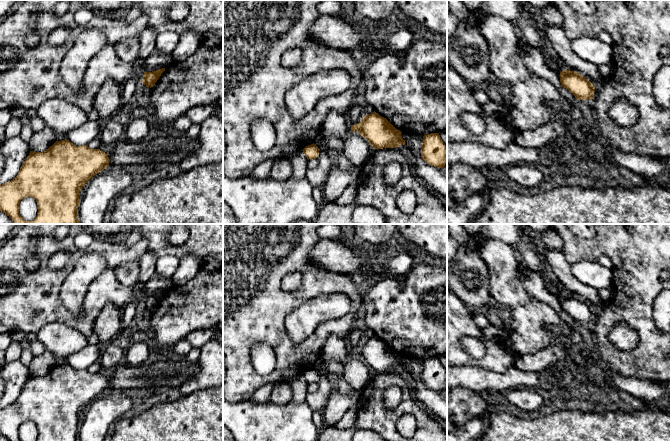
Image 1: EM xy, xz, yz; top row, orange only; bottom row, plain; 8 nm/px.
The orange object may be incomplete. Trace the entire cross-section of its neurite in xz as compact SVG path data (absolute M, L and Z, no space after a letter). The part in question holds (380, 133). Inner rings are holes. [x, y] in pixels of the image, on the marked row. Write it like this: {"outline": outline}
{"outline": "M375 111L363 116L358 124L351 125L350 132L354 131L366 138L373 149L397 148L399 145L405 145L402 132Z"}

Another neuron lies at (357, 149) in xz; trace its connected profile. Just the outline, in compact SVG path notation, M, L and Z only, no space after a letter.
M357 131L350 132L342 149L345 157L356 166L363 166L371 156L373 147Z

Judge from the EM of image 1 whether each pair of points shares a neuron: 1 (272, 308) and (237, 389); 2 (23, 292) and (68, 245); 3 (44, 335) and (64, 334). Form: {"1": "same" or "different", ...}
{"1": "same", "2": "same", "3": "same"}

